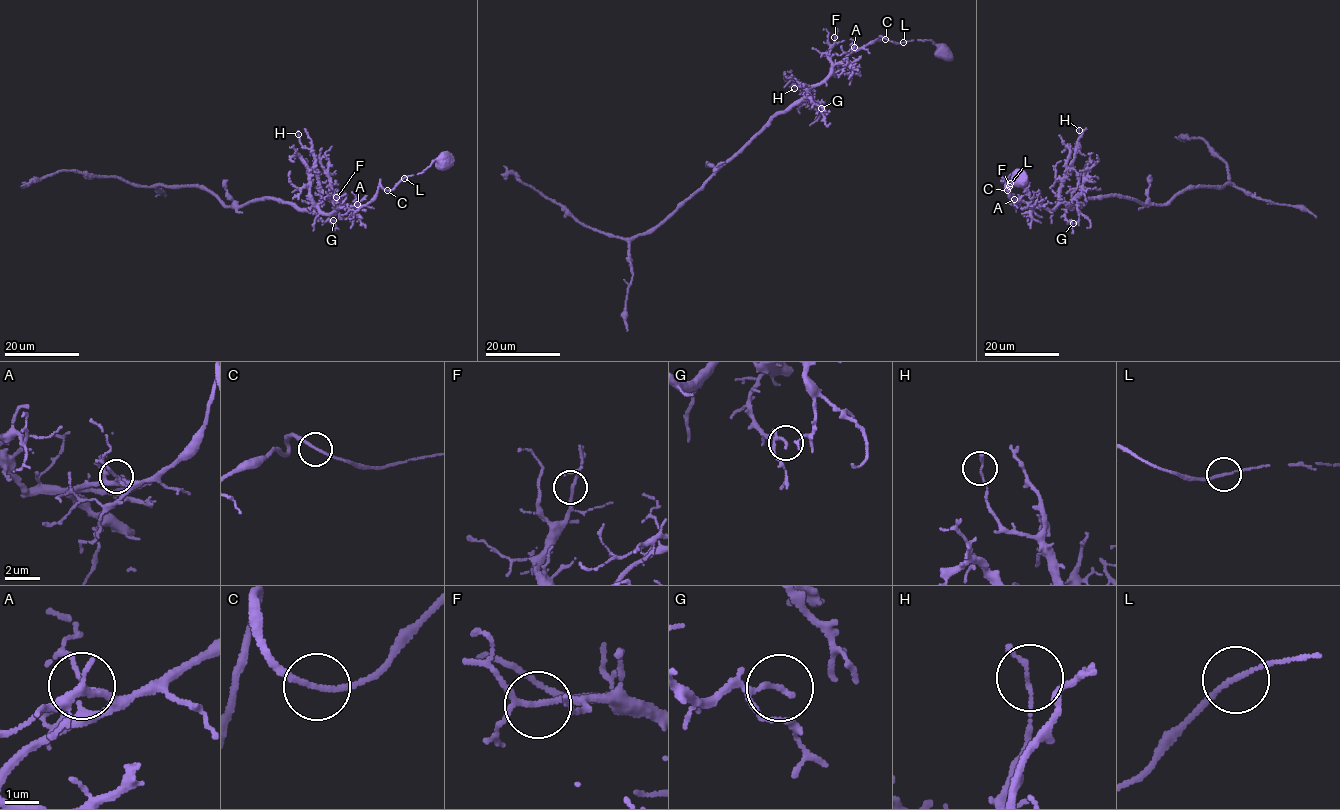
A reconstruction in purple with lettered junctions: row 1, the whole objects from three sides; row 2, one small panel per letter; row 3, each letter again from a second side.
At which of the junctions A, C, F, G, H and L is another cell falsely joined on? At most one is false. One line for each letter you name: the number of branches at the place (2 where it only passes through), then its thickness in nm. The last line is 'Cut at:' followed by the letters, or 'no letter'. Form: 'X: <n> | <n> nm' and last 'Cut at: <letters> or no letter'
Cut at: no letter

